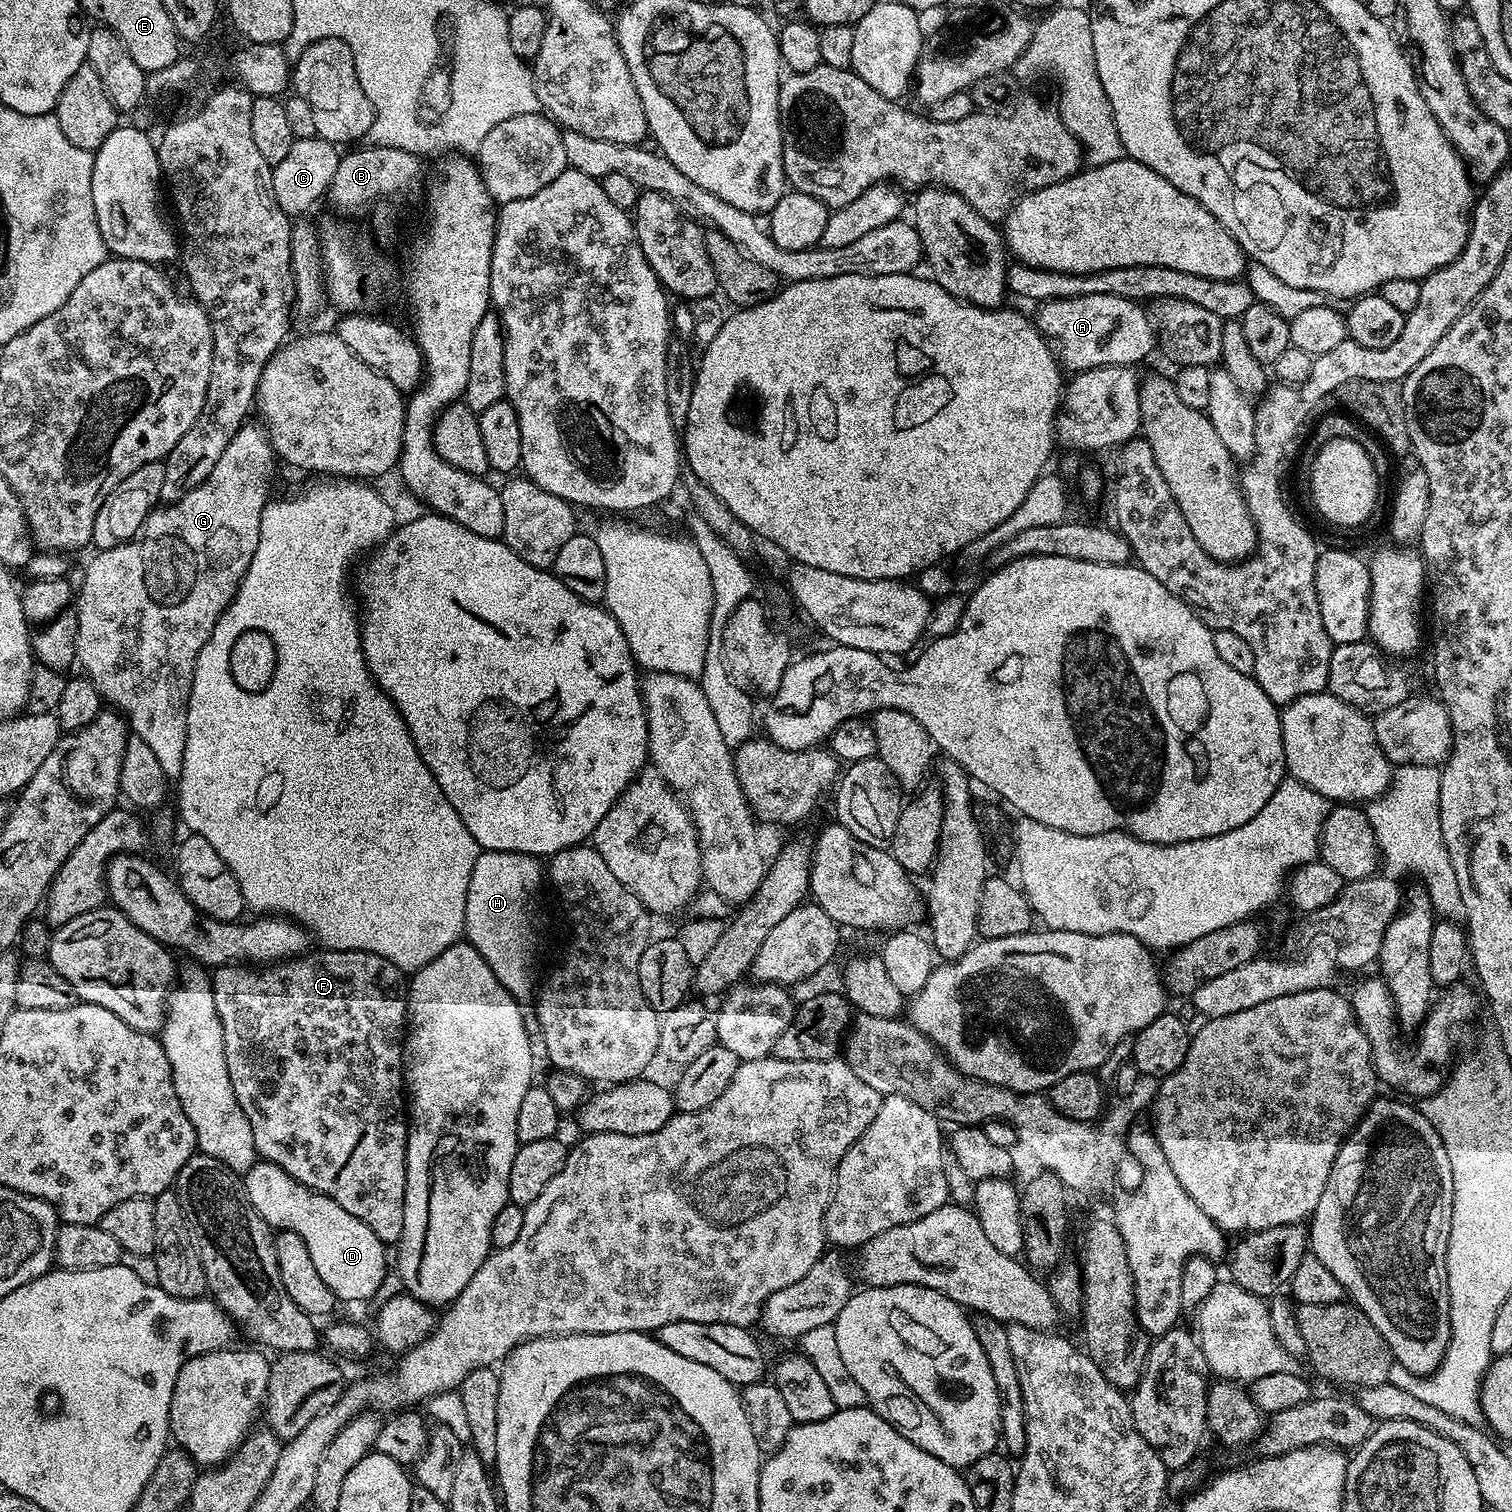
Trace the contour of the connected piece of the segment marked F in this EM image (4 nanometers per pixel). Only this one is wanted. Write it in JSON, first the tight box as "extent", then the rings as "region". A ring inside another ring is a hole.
{"extent":[211,950,408,1246],"region":[[[309,950],[302,956],[267,966],[221,964],[211,973],[214,1006],[222,1022],[222,1042],[226,1046],[226,1070],[230,1070],[230,1086],[234,1086],[237,1102],[242,1106],[254,1134],[256,1155],[286,1170],[290,1178],[314,1192],[330,1197],[346,1214],[354,1214],[385,1246],[399,1245],[404,1217],[404,1191],[408,1173],[408,1130],[406,1089],[404,1087],[404,1037],[408,1019],[408,984],[405,973],[394,962],[369,952],[333,952]]]}

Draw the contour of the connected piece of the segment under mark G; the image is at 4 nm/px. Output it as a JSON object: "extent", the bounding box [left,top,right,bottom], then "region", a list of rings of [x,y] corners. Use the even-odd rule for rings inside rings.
{"extent":[76,422,278,781],"region":[[[246,422],[234,434],[230,446],[226,446],[226,454],[218,458],[218,466],[210,470],[208,481],[199,484],[194,490],[190,490],[176,504],[157,507],[148,513],[146,522],[140,527],[140,535],[135,540],[128,541],[127,544],[119,544],[113,548],[105,548],[97,551],[96,557],[88,564],[88,569],[84,572],[84,581],[78,584],[78,634],[76,635],[76,659],[83,675],[94,682],[94,686],[100,691],[101,701],[108,700],[113,709],[119,712],[128,721],[131,731],[146,746],[150,746],[150,751],[158,758],[158,766],[162,766],[162,774],[168,777],[169,781],[179,781],[182,774],[182,758],[186,754],[186,722],[188,721],[188,703],[192,693],[192,679],[196,669],[196,659],[206,646],[210,634],[214,634],[214,626],[218,618],[230,606],[230,602],[236,596],[238,586],[254,558],[254,550],[258,550],[258,534],[260,533],[260,523],[262,522],[262,510],[270,502],[268,496],[268,483],[272,480],[272,475],[276,472],[278,457],[268,441],[268,433],[259,423]]]}

